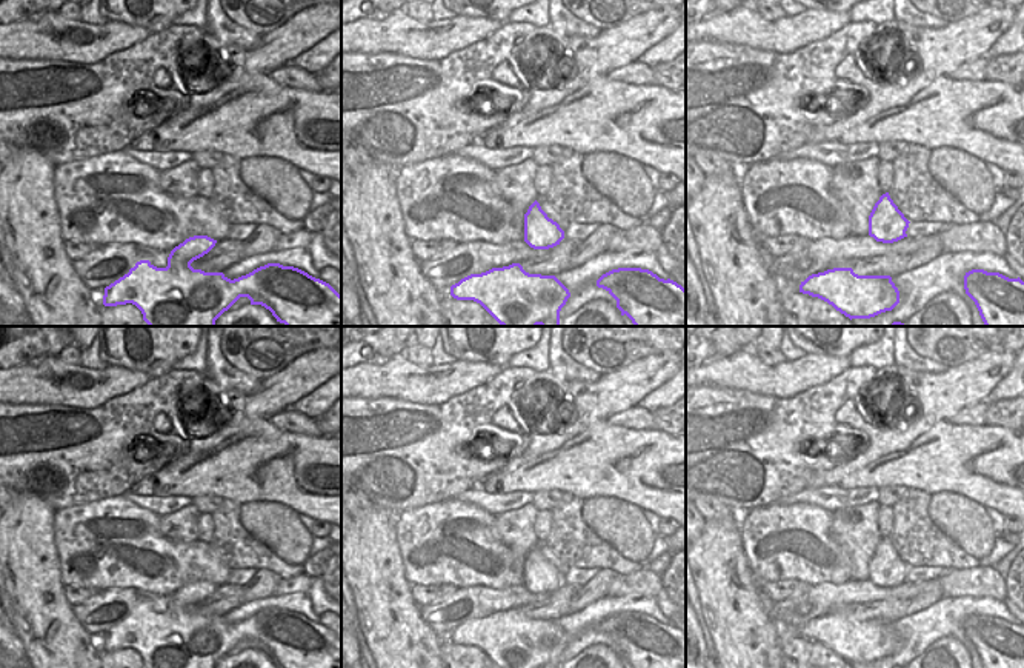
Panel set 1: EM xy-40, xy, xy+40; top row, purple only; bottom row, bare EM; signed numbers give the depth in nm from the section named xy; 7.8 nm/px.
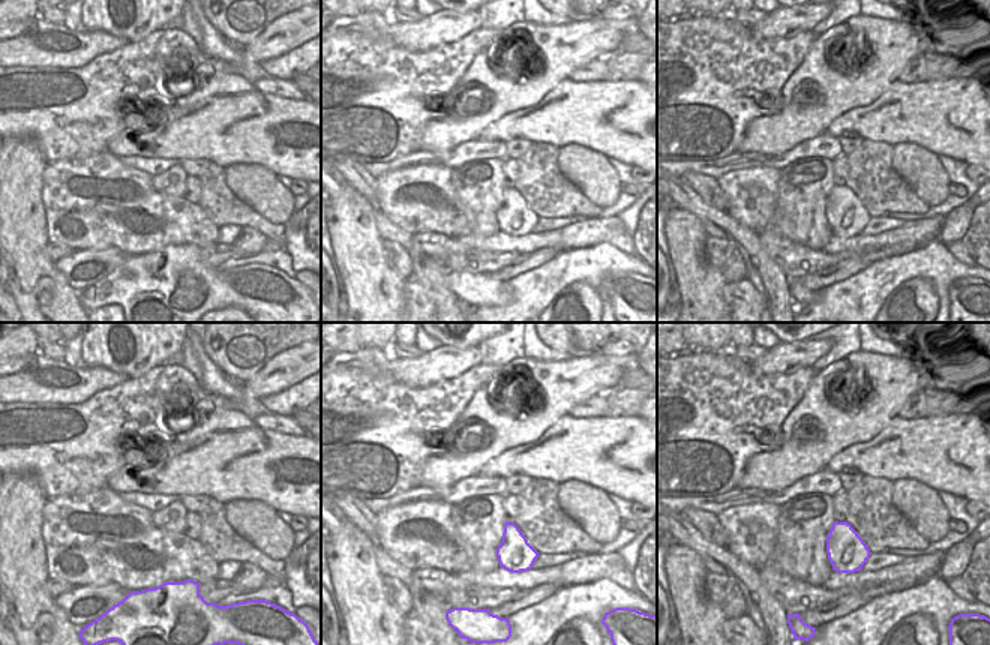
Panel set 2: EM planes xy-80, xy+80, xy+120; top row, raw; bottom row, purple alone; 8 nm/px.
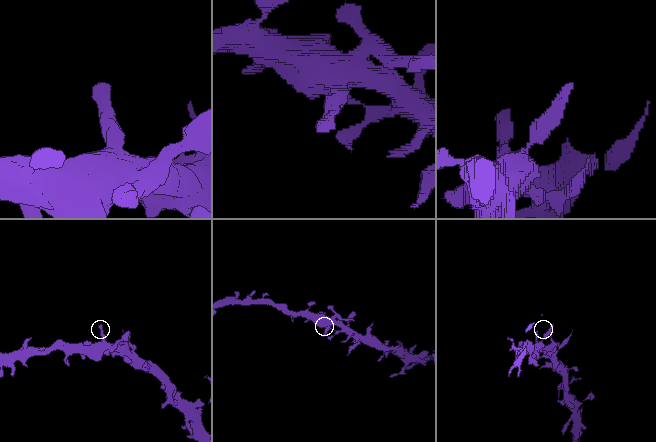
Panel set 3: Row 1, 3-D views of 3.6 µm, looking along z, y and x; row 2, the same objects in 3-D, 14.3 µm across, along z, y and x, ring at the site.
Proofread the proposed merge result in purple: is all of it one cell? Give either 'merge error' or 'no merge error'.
no merge error

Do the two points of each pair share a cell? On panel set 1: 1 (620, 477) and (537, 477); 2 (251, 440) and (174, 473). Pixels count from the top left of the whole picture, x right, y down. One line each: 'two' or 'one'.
1: one
2: one

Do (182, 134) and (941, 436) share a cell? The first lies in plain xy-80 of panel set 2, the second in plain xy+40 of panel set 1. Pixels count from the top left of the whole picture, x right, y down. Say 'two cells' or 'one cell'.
one cell

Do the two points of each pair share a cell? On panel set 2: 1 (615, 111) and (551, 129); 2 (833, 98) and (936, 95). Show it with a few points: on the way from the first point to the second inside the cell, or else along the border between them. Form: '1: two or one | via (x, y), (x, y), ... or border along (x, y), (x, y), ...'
1: one | via (599, 113), (567, 114)
2: two | border along (897, 78), (872, 102), (848, 111)

